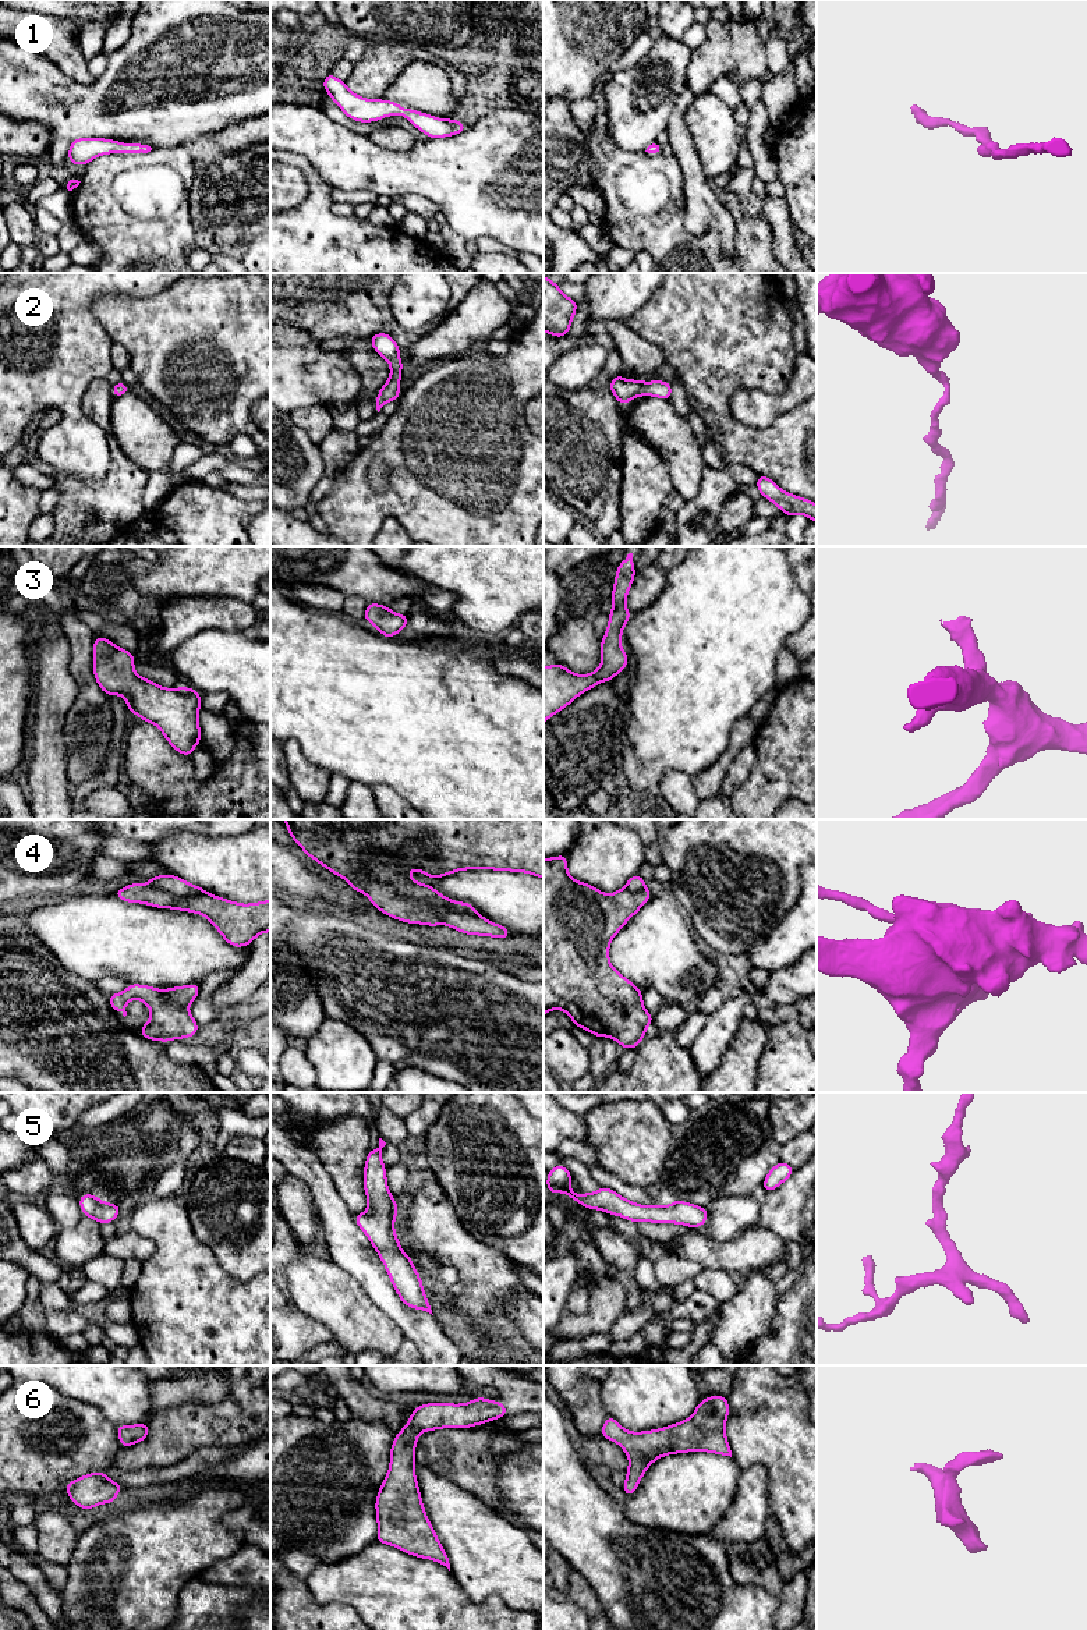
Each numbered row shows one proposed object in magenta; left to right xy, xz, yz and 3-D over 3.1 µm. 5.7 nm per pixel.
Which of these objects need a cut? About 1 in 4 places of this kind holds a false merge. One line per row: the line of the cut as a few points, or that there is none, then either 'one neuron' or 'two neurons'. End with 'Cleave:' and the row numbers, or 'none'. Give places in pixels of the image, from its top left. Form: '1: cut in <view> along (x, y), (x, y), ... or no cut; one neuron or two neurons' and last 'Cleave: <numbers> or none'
1: no cut; one neuron
2: no cut; one neuron
3: no cut; one neuron
4: cut in xy along (147, 885), (174, 895), (198, 896), (206, 893); two neurons
5: no cut; one neuron
6: no cut; one neuron
Cleave: 4

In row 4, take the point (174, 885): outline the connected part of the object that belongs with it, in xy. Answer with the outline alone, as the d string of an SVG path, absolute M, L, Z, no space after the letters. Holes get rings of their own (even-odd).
M157 875L153 878L149 878L148 886L157 887L160 890L169 892L174 896L199 896L206 894L202 887L191 885L185 882L184 879L174 876L174 875Z

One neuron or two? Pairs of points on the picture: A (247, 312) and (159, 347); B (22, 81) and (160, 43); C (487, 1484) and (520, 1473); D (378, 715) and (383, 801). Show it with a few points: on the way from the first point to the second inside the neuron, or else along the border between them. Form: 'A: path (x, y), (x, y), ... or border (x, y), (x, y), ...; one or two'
A: path (225, 335), (193, 336), (181, 340); one
B: path (59, 103), (105, 107), (133, 80); one
C: border (509, 1450), (498, 1459), (505, 1503), (492, 1508); two
D: border (371, 786), (389, 786), (409, 804); two

